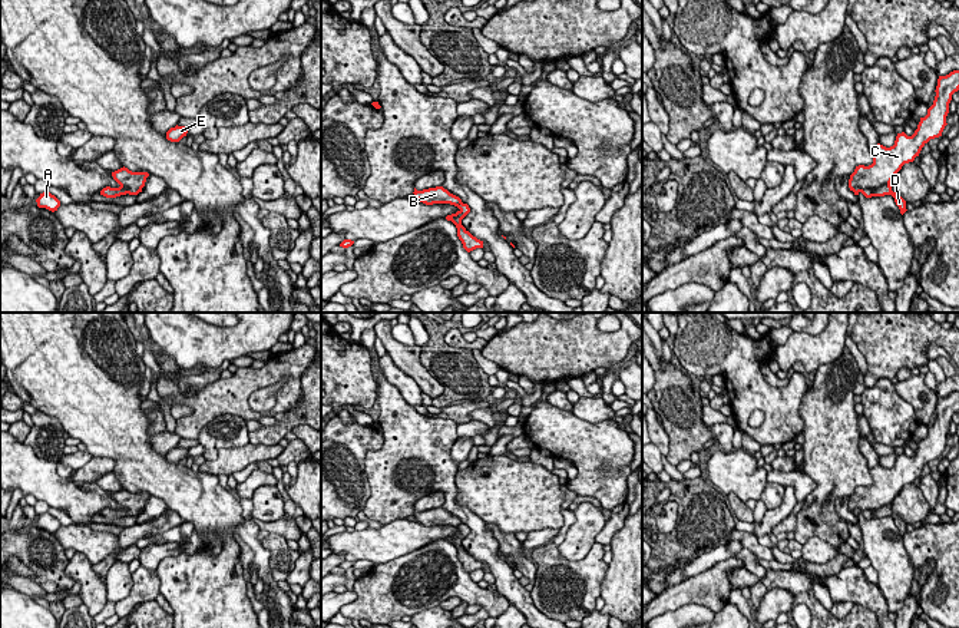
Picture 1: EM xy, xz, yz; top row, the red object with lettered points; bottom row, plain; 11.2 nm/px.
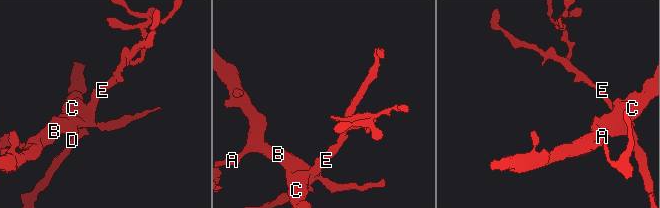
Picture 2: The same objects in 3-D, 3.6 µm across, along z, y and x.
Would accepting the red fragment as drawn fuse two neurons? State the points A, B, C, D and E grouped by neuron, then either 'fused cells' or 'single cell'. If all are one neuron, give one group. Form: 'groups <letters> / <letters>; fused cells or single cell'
groups A B C / D E; fused cells

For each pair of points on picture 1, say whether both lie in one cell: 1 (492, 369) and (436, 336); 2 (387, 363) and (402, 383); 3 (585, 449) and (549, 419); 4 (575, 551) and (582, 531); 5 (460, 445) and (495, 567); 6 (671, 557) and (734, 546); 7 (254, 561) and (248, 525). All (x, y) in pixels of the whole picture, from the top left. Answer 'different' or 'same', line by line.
1: different
2: same
3: same
4: same
5: different
6: different
7: same

